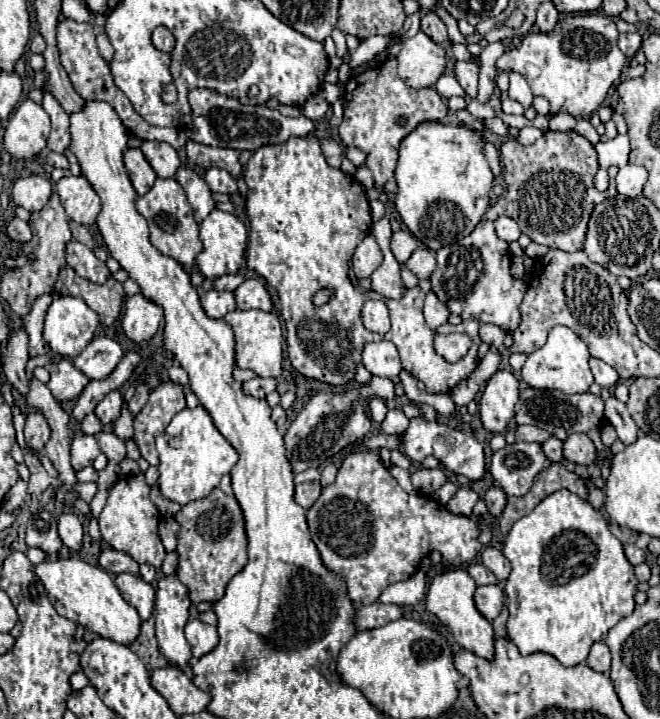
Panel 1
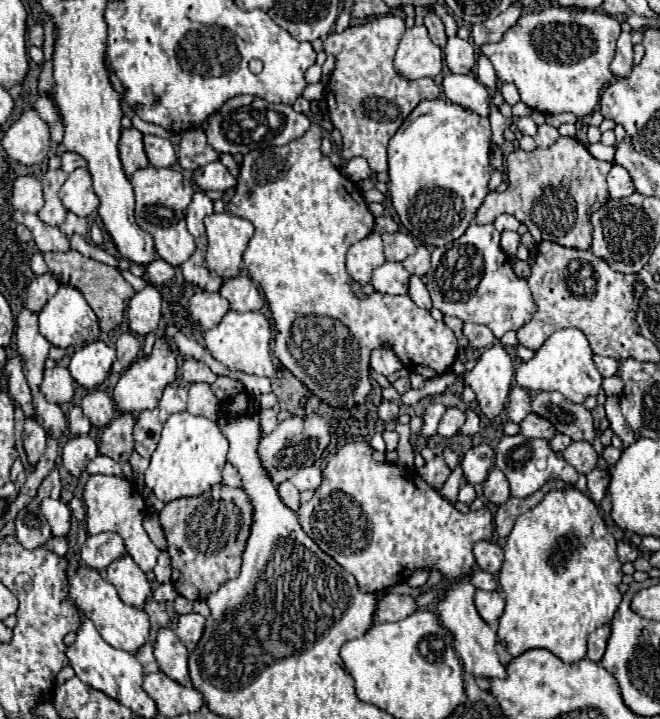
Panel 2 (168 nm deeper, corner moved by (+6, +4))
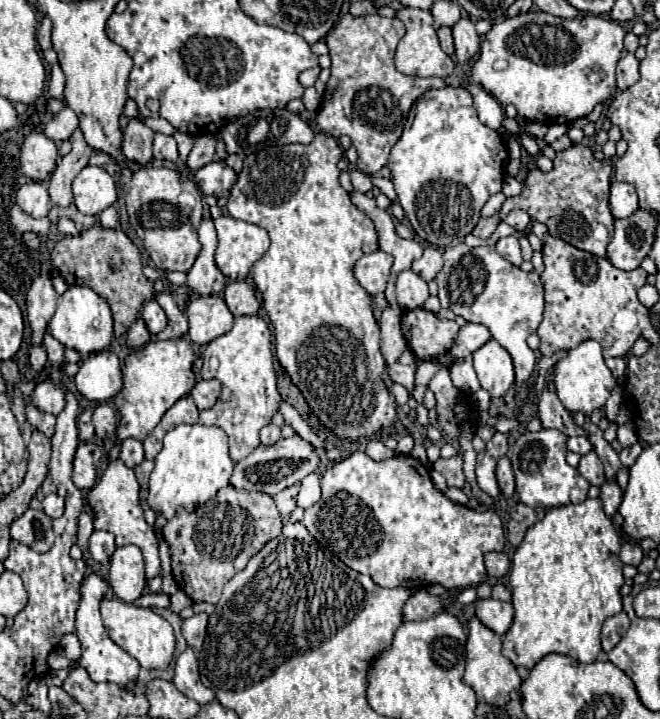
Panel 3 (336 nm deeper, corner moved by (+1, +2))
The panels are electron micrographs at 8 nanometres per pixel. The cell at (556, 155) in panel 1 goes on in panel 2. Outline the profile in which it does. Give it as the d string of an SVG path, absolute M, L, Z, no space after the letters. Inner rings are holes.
M558 138L550 148L534 152L514 150L506 158L508 190L488 194L476 212L476 224L490 224L500 214L512 214L528 226L536 242L556 242L566 248L588 250L592 244L590 214L608 200L606 174L612 164L596 160L576 138Z

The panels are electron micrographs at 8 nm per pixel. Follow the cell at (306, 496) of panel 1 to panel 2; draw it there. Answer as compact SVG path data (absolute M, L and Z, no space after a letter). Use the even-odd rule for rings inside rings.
M282 482L282 484L278 486L278 496L280 496L280 500L282 500L290 510L298 510L298 506L300 506L300 502L298 502L300 492L298 492L290 482Z

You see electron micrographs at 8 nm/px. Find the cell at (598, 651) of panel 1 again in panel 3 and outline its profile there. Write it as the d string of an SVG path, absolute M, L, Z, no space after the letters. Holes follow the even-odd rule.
M619 612L611 618L607 618L603 628L601 628L601 648L603 648L603 652L609 652L621 640L621 636L627 632L627 628L629 628L629 618L627 618L625 612Z

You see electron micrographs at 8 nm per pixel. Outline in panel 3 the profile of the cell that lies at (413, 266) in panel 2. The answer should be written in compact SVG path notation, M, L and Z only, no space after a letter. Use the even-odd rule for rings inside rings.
M427 246L427 248L423 250L423 256L413 262L411 270L413 270L415 274L419 274L425 282L429 282L429 280L433 280L433 278L437 276L437 272L441 270L441 266L443 266L441 252L439 252L437 248L433 248L433 246Z

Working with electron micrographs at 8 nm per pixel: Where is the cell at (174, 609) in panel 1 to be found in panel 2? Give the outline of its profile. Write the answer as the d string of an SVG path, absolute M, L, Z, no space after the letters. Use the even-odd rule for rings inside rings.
M162 628L158 632L154 656L156 656L158 664L160 664L160 670L166 676L176 680L178 684L188 682L188 650L180 642L180 638L176 636L174 630Z

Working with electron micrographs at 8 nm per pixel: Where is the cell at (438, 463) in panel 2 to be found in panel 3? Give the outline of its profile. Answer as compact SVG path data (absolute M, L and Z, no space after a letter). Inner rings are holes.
M461 456L439 458L439 460L433 464L433 468L445 476L447 484L449 484L449 486L457 486L457 488L463 488L463 484L465 484L465 476L463 476L461 466L463 466Z

